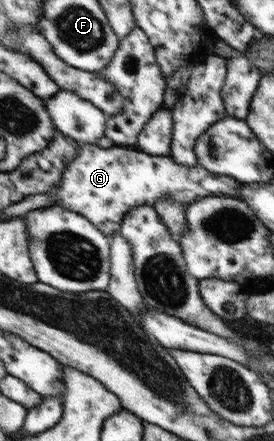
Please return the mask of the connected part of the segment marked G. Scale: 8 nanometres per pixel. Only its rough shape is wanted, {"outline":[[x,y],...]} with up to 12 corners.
{"outline":[[80,144],[54,204],[111,238],[136,206],[242,183],[136,148]]}

